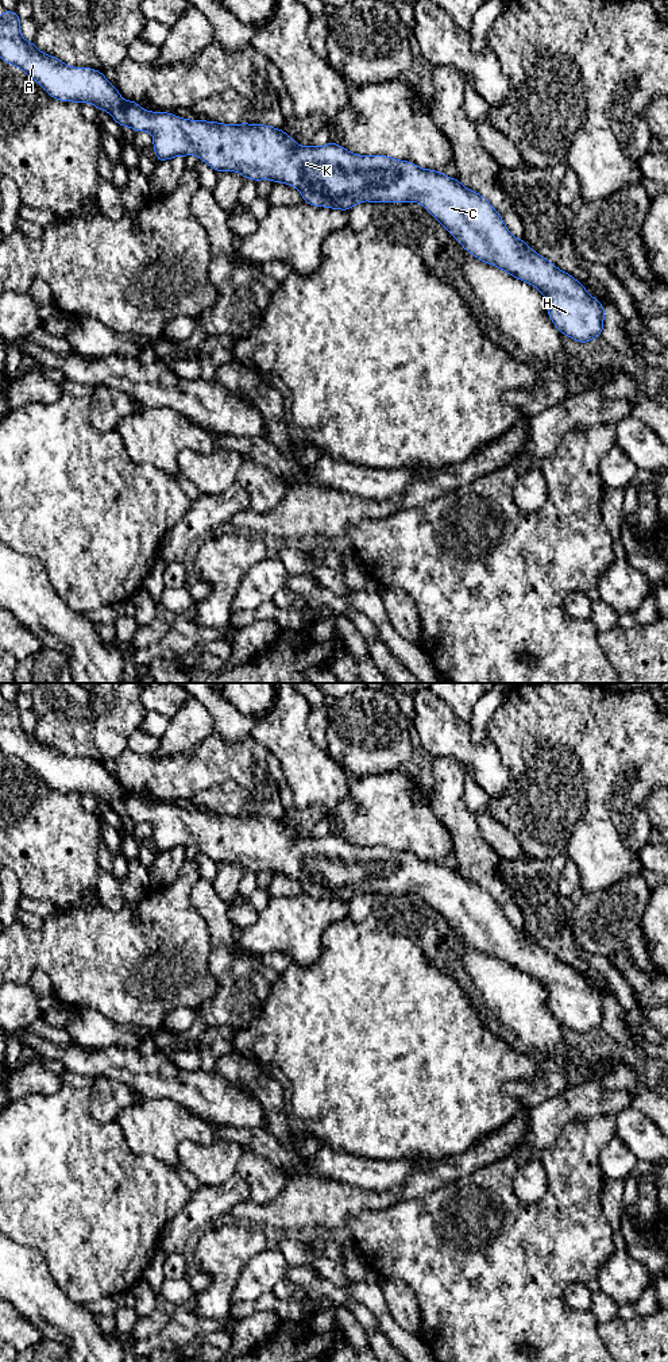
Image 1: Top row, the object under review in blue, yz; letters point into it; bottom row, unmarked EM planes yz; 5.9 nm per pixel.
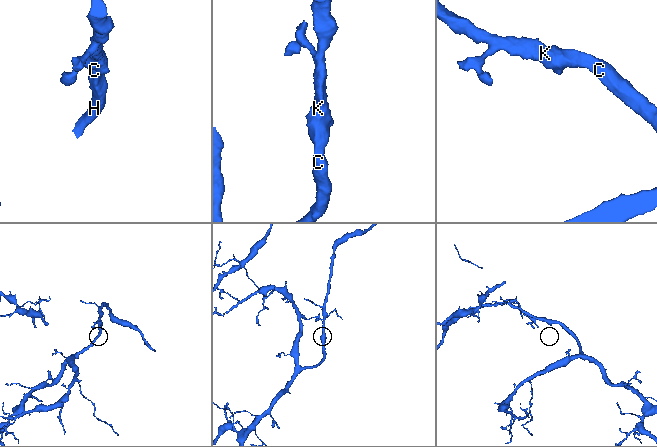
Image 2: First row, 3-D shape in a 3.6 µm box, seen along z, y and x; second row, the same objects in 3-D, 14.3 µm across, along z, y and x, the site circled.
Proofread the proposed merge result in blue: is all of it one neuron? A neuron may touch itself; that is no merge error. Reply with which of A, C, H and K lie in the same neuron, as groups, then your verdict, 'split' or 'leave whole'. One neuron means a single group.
A C H K | leave whole

